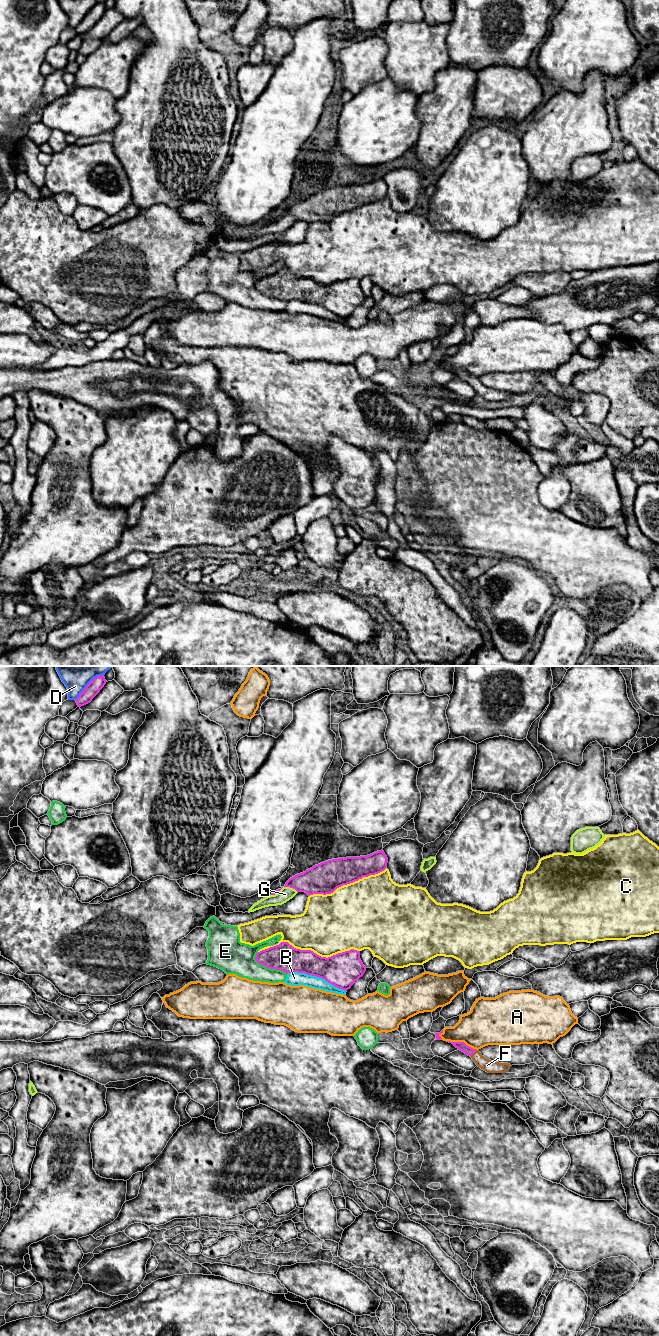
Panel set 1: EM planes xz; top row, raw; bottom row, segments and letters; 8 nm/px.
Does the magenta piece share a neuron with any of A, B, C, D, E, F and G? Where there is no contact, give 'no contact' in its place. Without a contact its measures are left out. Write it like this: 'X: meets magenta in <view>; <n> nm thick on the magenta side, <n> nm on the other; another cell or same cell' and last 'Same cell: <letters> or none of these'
A: meets magenta in xz; 70 nm thick on the magenta side, 340 nm on the other; another cell
B: meets magenta in xz; 280 nm thick on the magenta side, 110 nm on the other; another cell
C: meets magenta in xz; 220 nm thick on the magenta side, 460 nm on the other; another cell
D: meets magenta in xz; 110 nm thick on the magenta side, 170 nm on the other; another cell
E: meets magenta in xz; 220 nm thick on the magenta side, 240 nm on the other; another cell
F: meets magenta in xz; 70 nm thick on the magenta side, 100 nm on the other; same cell
G: meets magenta in xz; 200 nm thick on the magenta side, 110 nm on the other; another cell
Same cell: F

